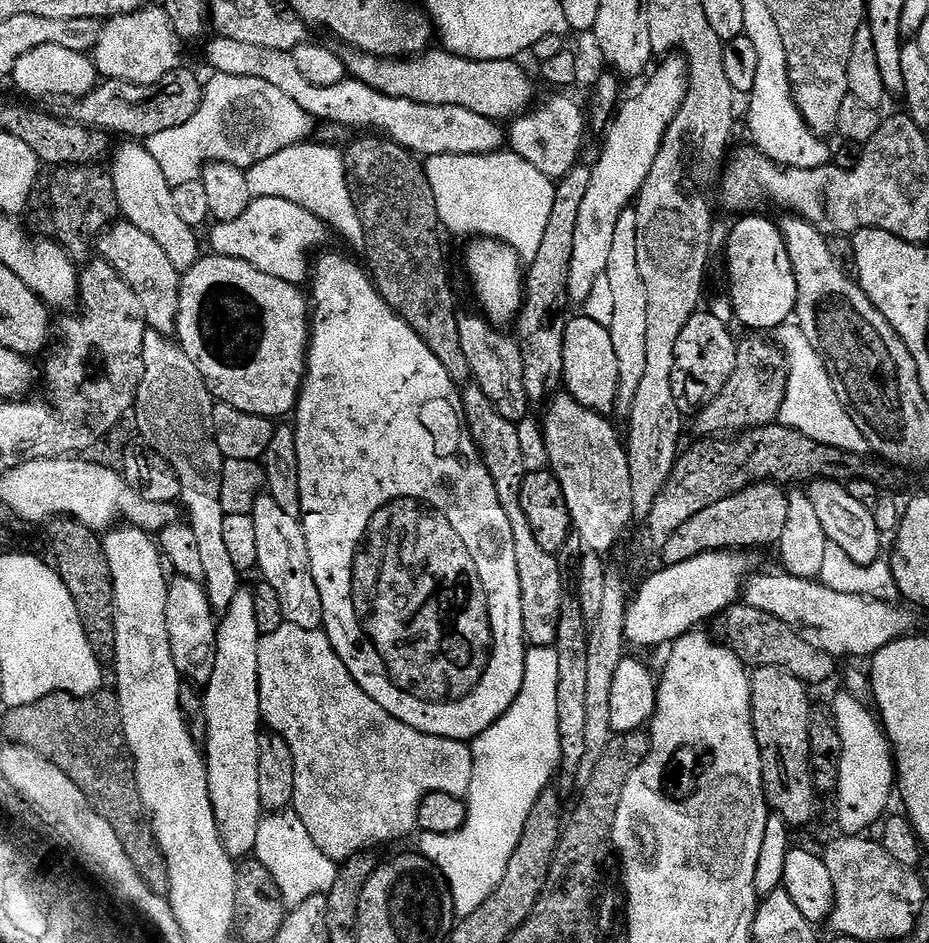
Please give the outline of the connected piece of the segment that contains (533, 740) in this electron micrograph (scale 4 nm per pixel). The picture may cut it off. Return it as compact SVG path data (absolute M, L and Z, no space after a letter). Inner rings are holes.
M532 646L524 653L524 685L518 698L506 710L504 717L496 721L480 738L480 784L470 782L466 797L468 821L464 828L449 836L424 834L419 837L419 851L443 876L450 893L451 907L460 908L461 917L477 912L502 882L506 866L522 838L526 818L534 802L538 802L542 790L553 783L552 775L558 772L561 764L558 734L558 654L552 646Z

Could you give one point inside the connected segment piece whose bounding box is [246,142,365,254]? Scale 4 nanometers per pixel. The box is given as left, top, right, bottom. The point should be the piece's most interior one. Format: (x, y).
(313, 176)

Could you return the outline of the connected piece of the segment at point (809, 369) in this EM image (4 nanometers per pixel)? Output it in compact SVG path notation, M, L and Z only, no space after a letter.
M789 322L780 325L774 332L775 343L780 345L788 360L788 385L786 398L782 402L779 423L790 430L798 430L814 442L825 444L827 448L837 448L843 452L864 454L869 451L862 430L852 420L852 415L838 398L836 388L832 384L832 375L824 364L824 358L817 352L816 347L806 338L799 323Z

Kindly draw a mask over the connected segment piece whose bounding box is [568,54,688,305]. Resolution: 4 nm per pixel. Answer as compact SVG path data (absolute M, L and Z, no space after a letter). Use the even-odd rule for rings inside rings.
M668 54L661 60L664 61L660 65L655 65L656 73L654 68L647 77L648 85L633 100L625 99L617 107L606 128L608 137L604 140L604 149L596 164L591 165L590 186L586 189L586 199L578 213L578 226L574 229L574 258L570 262L568 283L568 298L573 305L583 305L593 299L596 283L599 280L601 283L608 270L618 218L622 218L624 211L639 196L650 168L658 158L666 130L688 96L687 59L680 54Z

